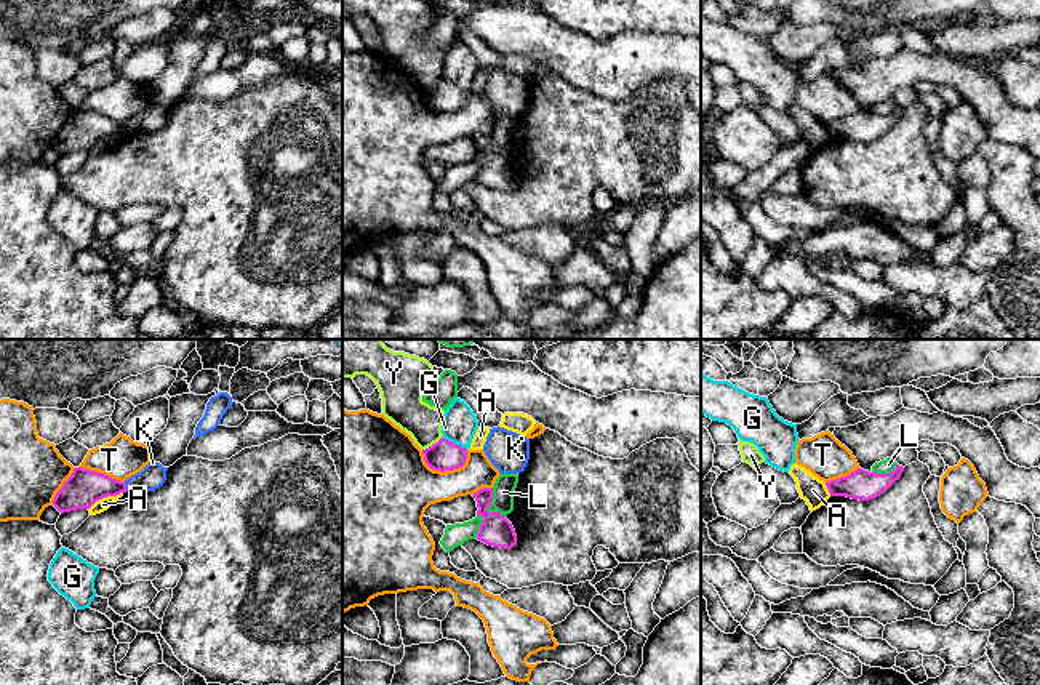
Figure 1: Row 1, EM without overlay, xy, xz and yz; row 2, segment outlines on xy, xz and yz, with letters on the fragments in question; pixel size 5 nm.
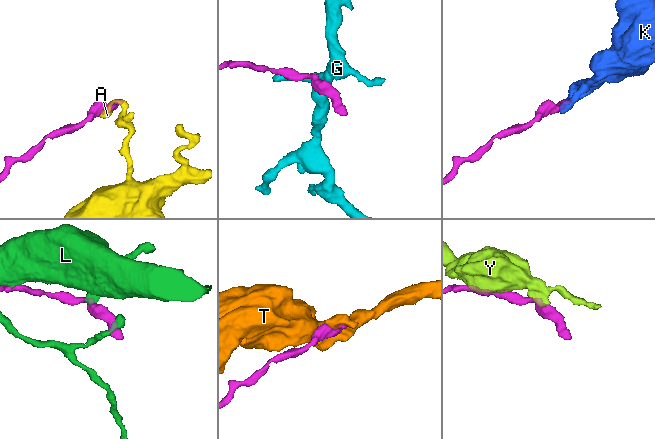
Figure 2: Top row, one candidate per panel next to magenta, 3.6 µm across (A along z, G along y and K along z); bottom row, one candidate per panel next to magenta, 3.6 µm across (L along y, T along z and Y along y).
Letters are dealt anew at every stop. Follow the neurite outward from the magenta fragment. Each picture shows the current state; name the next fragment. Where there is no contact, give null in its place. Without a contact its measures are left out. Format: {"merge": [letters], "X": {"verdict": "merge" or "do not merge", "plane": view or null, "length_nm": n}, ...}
{"merge": [], "A": {"verdict": "do not merge", "plane": "xy", "length_nm": 200}, "G": {"verdict": "do not merge", "plane": "xz", "length_nm": 140}, "K": {"verdict": "do not merge", "plane": "xy", "length_nm": 50}, "L": {"verdict": "do not merge", "plane": "xz", "length_nm": 170}, "T": {"verdict": "do not merge", "plane": "xz", "length_nm": 240}, "Y": {"verdict": "do not merge", "plane": "xz", "length_nm": 130}}

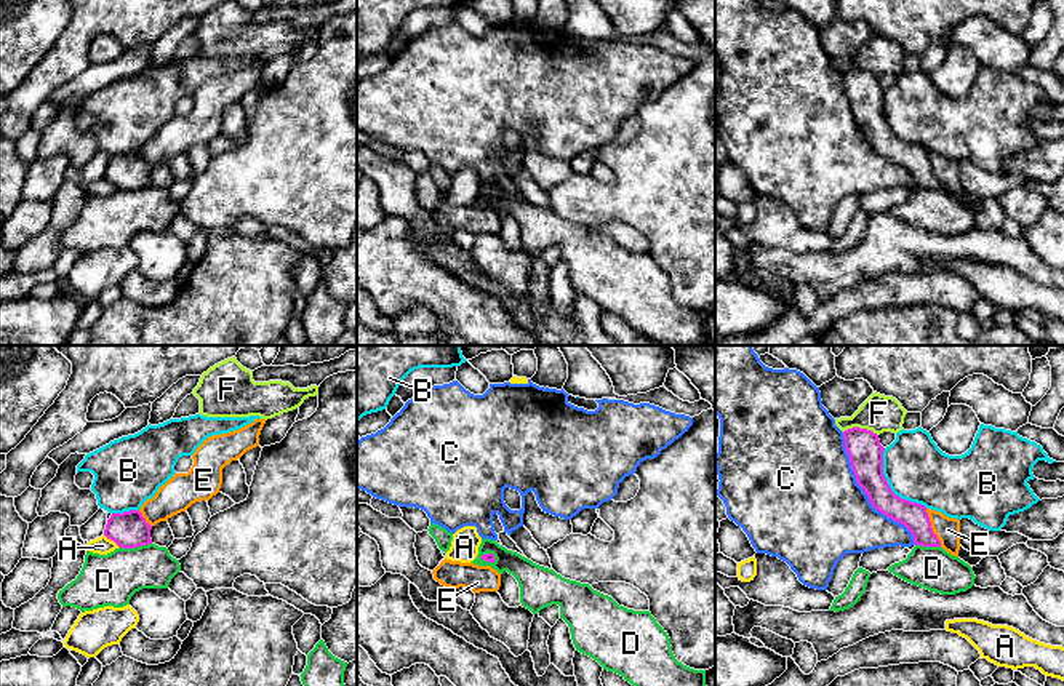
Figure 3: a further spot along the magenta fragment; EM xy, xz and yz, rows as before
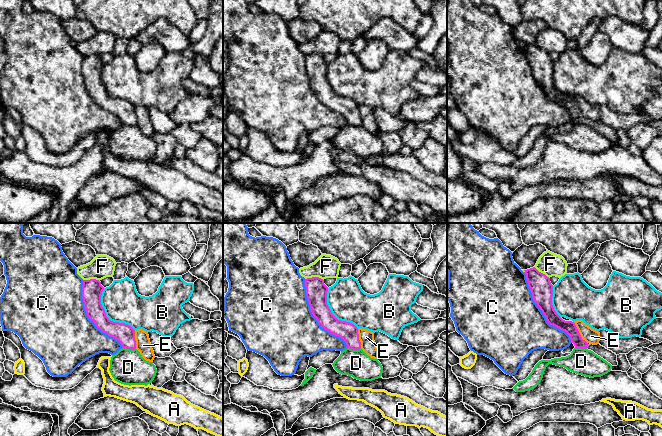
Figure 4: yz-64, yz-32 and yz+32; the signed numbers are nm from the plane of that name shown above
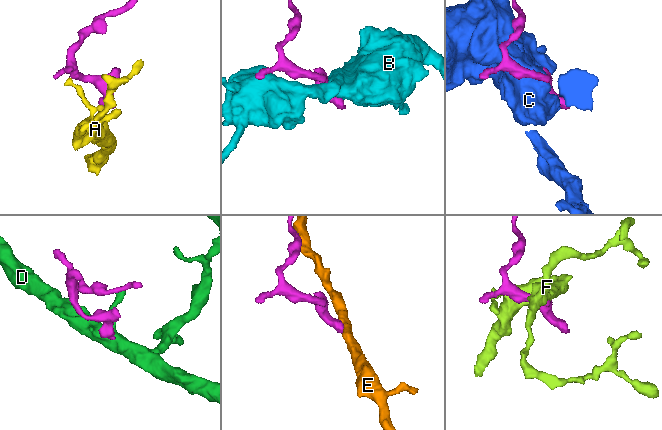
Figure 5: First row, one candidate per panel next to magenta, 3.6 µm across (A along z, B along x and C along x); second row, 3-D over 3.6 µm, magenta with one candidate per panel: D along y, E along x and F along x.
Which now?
{"merge": [], "A": {"verdict": "do not merge", "plane": "xy", "length_nm": 100}, "B": {"verdict": "do not merge", "plane": "yz", "length_nm": 380}, "C": {"verdict": "do not merge", "plane": "yz", "length_nm": 700}, "D": {"verdict": "do not merge", "plane": "xy", "length_nm": 170}, "E": {"verdict": "do not merge", "plane": "yz", "length_nm": 200}, "F": {"verdict": "do not merge", "plane": "yz", "length_nm": 180}}

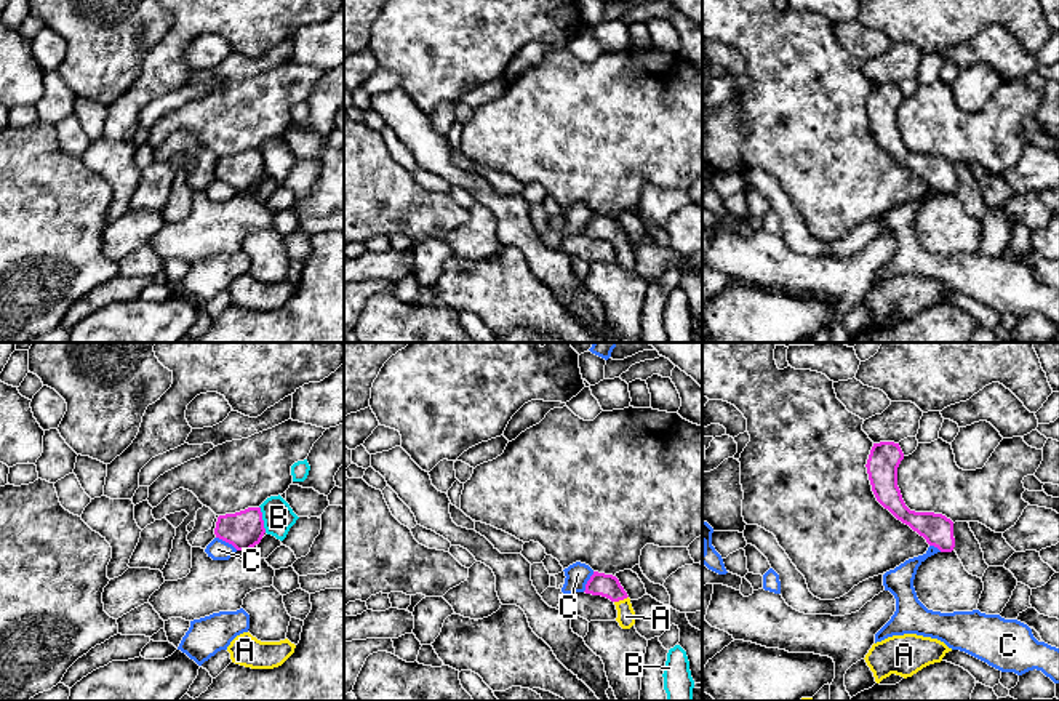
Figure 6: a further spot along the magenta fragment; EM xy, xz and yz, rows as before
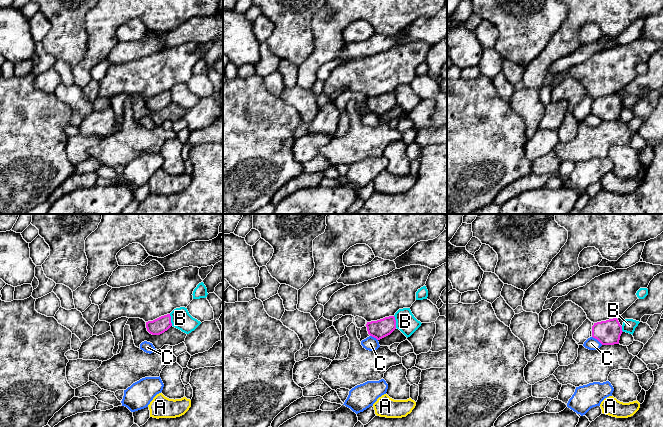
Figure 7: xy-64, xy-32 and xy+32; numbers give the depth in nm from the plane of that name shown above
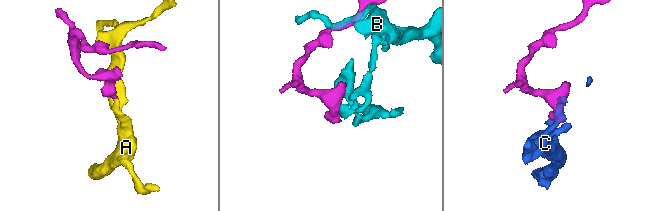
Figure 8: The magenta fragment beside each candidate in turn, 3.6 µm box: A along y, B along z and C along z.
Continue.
{"merge": ["A"], "A": {"verdict": "merge", "plane": "xz", "length_nm": 80}, "B": {"verdict": "do not merge", "plane": "xy", "length_nm": 140}, "C": {"verdict": "do not merge", "plane": "xy", "length_nm": 130}}

